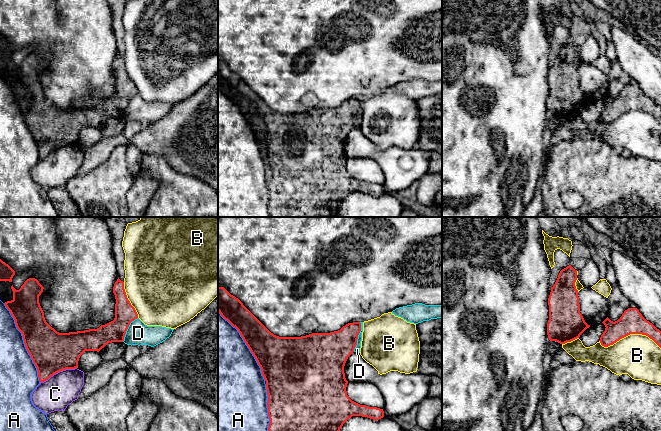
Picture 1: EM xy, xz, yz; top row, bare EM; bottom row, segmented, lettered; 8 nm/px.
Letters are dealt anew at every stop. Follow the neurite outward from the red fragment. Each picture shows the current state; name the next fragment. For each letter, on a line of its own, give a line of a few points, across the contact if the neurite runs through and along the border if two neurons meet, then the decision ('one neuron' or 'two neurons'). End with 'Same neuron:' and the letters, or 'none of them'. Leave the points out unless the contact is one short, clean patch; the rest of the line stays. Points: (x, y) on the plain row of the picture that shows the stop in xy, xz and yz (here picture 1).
A: two neurons
B: two neurons
C: two neurons
D: line xz (360, 98), (360, 108), (353, 127); two neurons
Same neuron: none of them

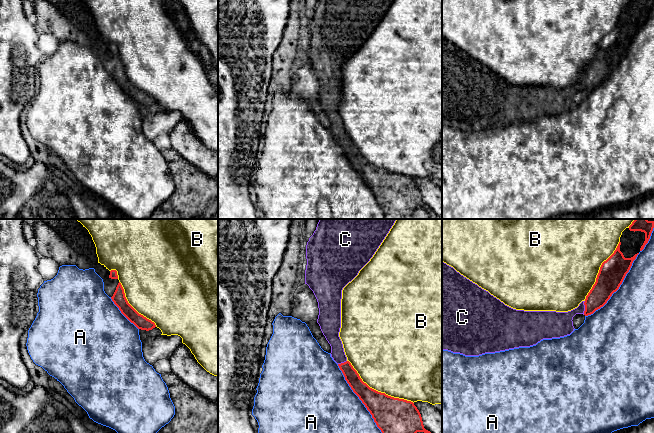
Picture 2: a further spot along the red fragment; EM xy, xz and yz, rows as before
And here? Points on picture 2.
A: two neurons
B: two neurons
C: line yz (605, 61), (601, 68), (585, 84), (574, 87), (559, 100); one neuron
Same neuron: C

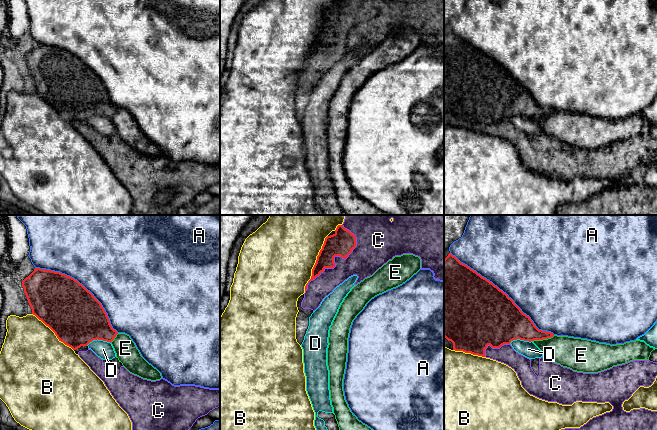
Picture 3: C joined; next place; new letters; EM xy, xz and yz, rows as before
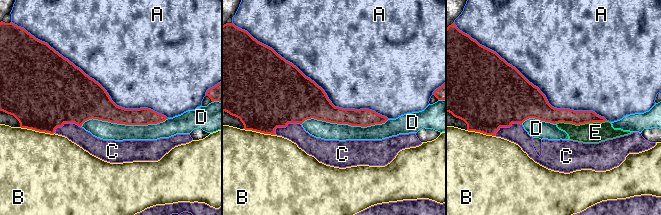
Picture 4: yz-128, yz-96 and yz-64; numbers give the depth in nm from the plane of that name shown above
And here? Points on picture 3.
A: two neurons
B: two neurons
C: two neurons
D: two neurons
E: two neurons
Same neuron: none of them

